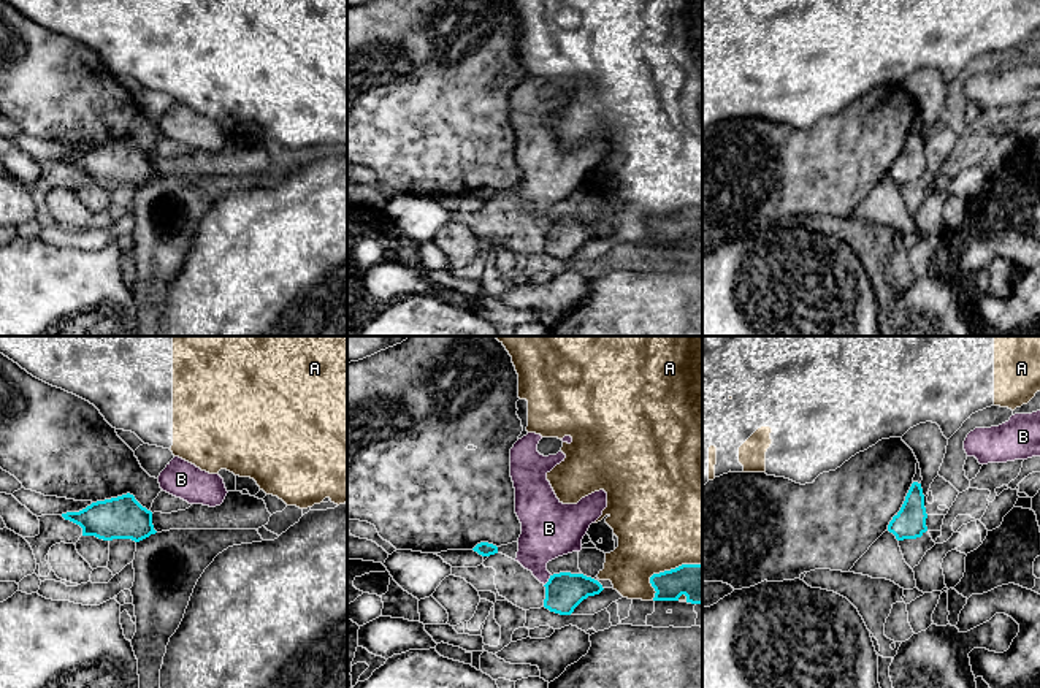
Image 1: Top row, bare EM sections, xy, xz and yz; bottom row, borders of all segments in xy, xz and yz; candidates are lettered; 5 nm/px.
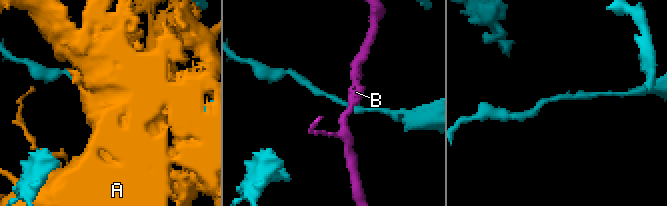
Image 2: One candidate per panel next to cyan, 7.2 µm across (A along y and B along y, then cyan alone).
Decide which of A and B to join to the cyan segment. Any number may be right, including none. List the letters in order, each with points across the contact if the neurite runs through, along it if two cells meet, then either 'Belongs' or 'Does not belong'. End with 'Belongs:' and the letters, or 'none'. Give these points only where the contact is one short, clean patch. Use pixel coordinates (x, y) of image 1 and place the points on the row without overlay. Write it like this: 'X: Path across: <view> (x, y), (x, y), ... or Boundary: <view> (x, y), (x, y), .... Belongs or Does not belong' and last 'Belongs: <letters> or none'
A: Does not belong
B: Boundary: xz (550, 219), (544, 230). Does not belong
Belongs: none

